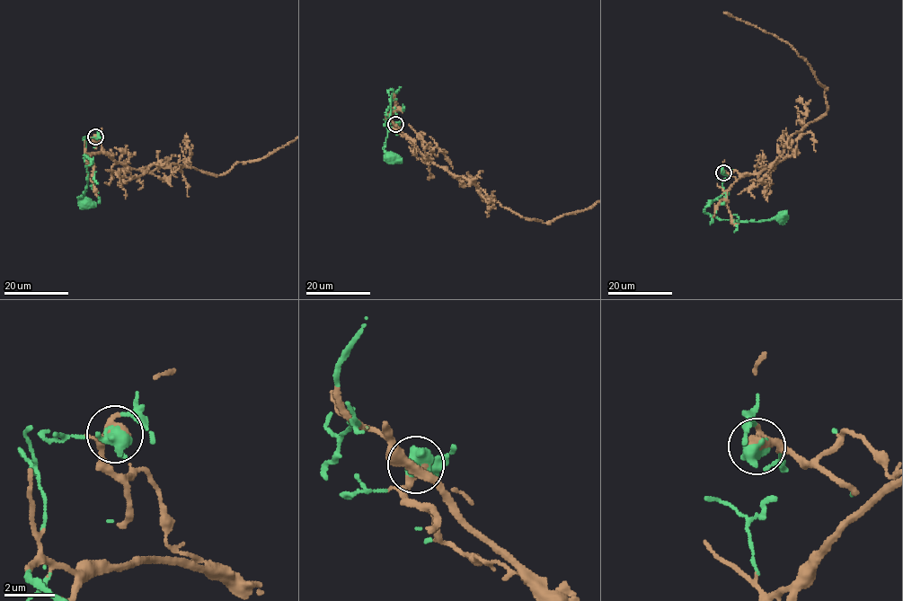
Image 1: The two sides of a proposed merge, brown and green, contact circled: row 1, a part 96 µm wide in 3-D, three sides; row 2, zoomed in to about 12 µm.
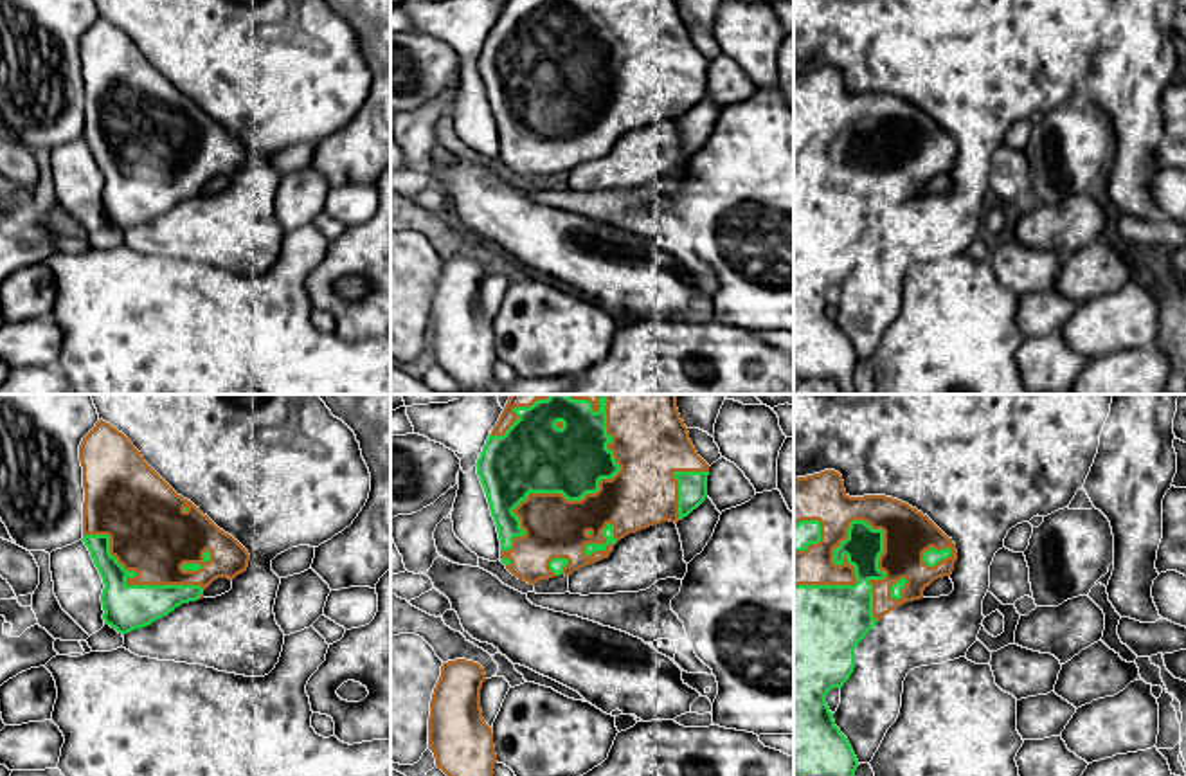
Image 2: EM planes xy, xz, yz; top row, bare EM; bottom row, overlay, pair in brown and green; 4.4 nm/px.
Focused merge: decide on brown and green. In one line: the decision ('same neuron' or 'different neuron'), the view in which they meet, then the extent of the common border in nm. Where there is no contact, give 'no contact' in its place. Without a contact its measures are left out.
same neuron | yz | 480 nm

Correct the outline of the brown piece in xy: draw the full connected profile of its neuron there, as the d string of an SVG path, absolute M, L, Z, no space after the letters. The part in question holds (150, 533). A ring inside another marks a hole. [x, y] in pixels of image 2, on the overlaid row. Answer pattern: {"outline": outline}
{"outline": "M99 420L79 445L83 466L83 542L103 578L103 619L119 634L144 628L167 616L182 603L203 598L203 591L218 578L234 580L248 567L248 551L220 529L191 501L178 495L140 456L133 443L110 423Z"}

